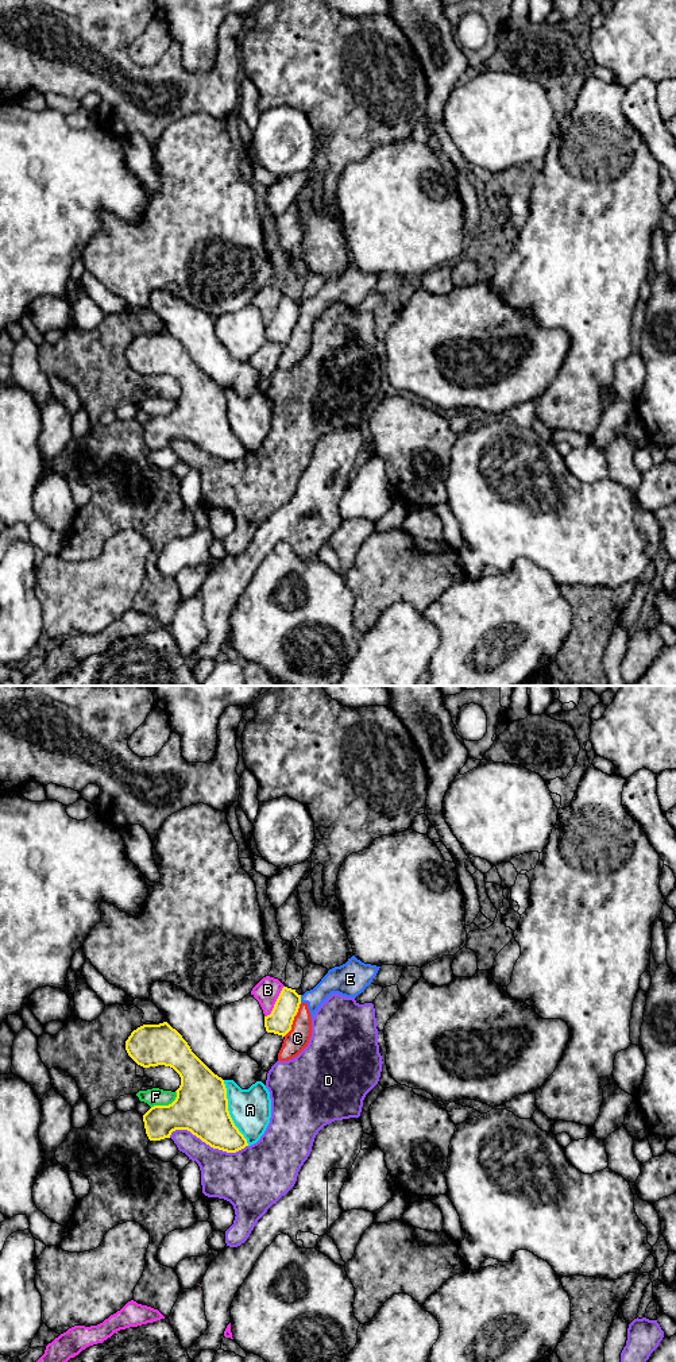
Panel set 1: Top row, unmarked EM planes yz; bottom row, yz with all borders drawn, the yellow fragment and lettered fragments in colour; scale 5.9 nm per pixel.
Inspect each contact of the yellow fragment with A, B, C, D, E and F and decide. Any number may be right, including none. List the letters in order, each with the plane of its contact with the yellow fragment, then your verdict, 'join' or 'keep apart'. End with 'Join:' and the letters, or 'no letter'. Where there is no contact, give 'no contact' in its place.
A: yz | keep apart
B: yz | keep apart
C: yz | keep apart
D: yz | keep apart
E: yz | keep apart
F: yz | keep apart
Join: no letter

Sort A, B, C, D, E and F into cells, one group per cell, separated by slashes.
A / B / C E / D / F

